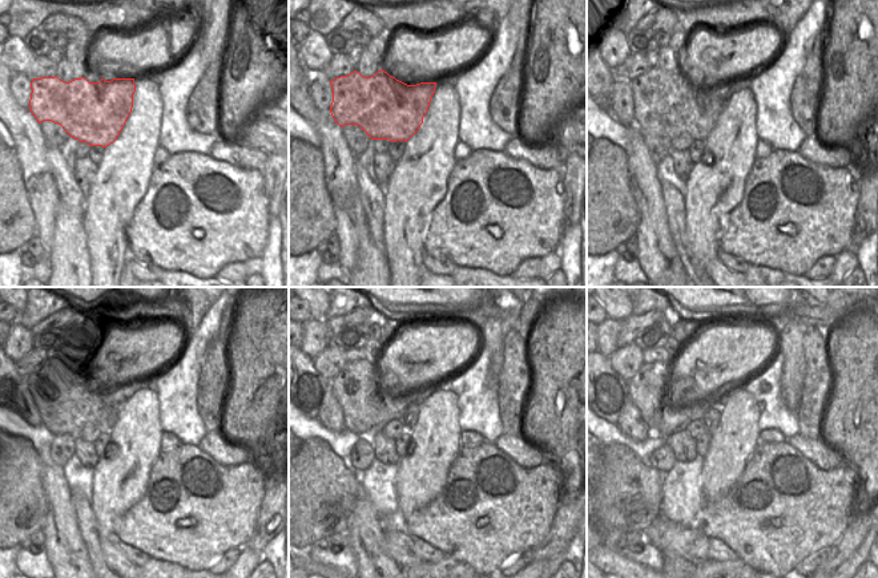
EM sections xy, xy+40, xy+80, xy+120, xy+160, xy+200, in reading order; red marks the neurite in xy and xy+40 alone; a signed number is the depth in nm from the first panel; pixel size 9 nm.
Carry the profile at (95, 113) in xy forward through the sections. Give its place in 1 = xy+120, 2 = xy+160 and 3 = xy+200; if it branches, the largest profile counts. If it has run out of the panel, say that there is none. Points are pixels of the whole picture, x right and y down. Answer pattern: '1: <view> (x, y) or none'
1: xy+120 (68, 404)
2: xy+160 (353, 387)
3: xy+200 (645, 387)

